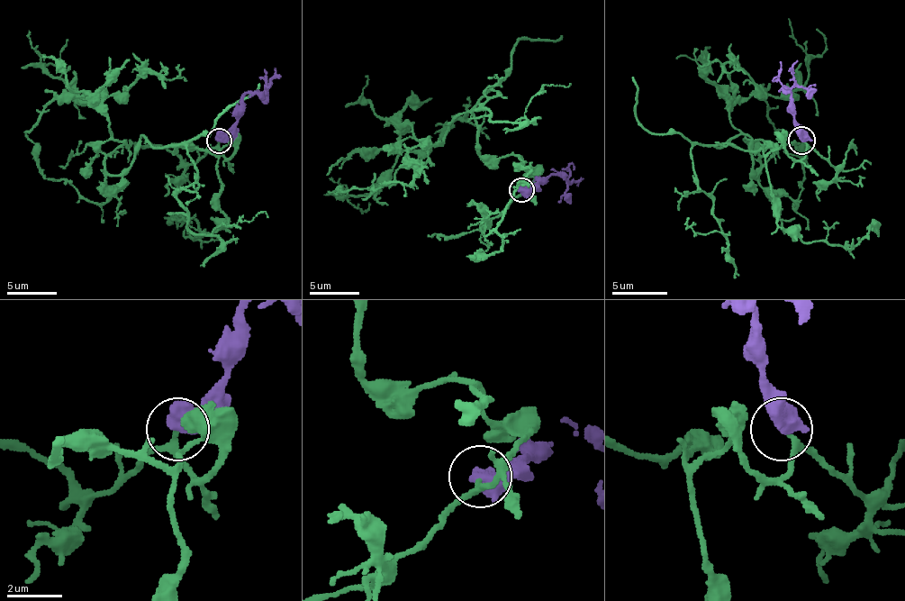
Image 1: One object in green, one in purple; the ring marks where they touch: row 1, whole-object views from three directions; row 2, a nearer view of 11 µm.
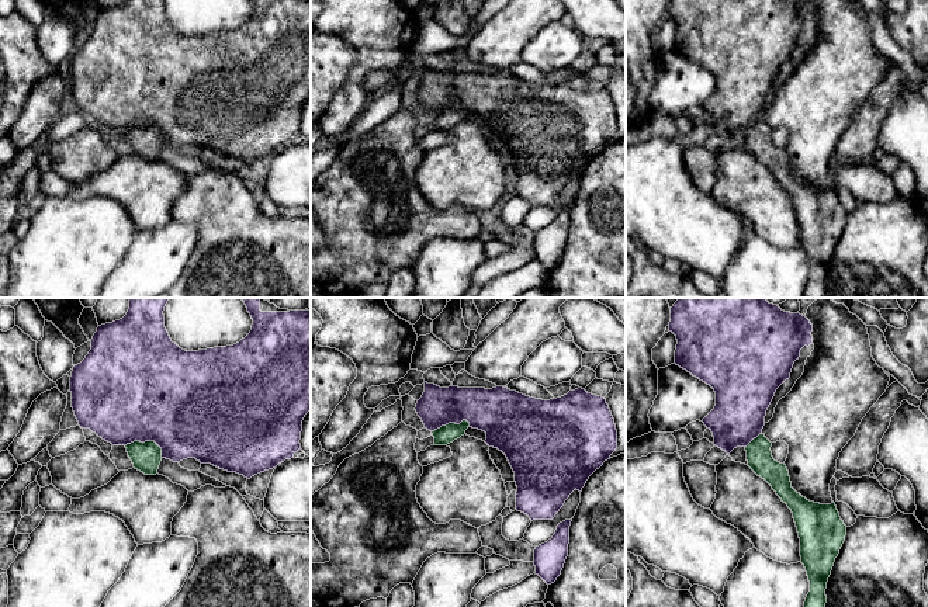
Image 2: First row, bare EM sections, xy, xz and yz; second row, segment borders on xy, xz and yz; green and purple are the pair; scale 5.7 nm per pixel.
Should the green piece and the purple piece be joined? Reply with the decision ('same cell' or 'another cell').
same cell

